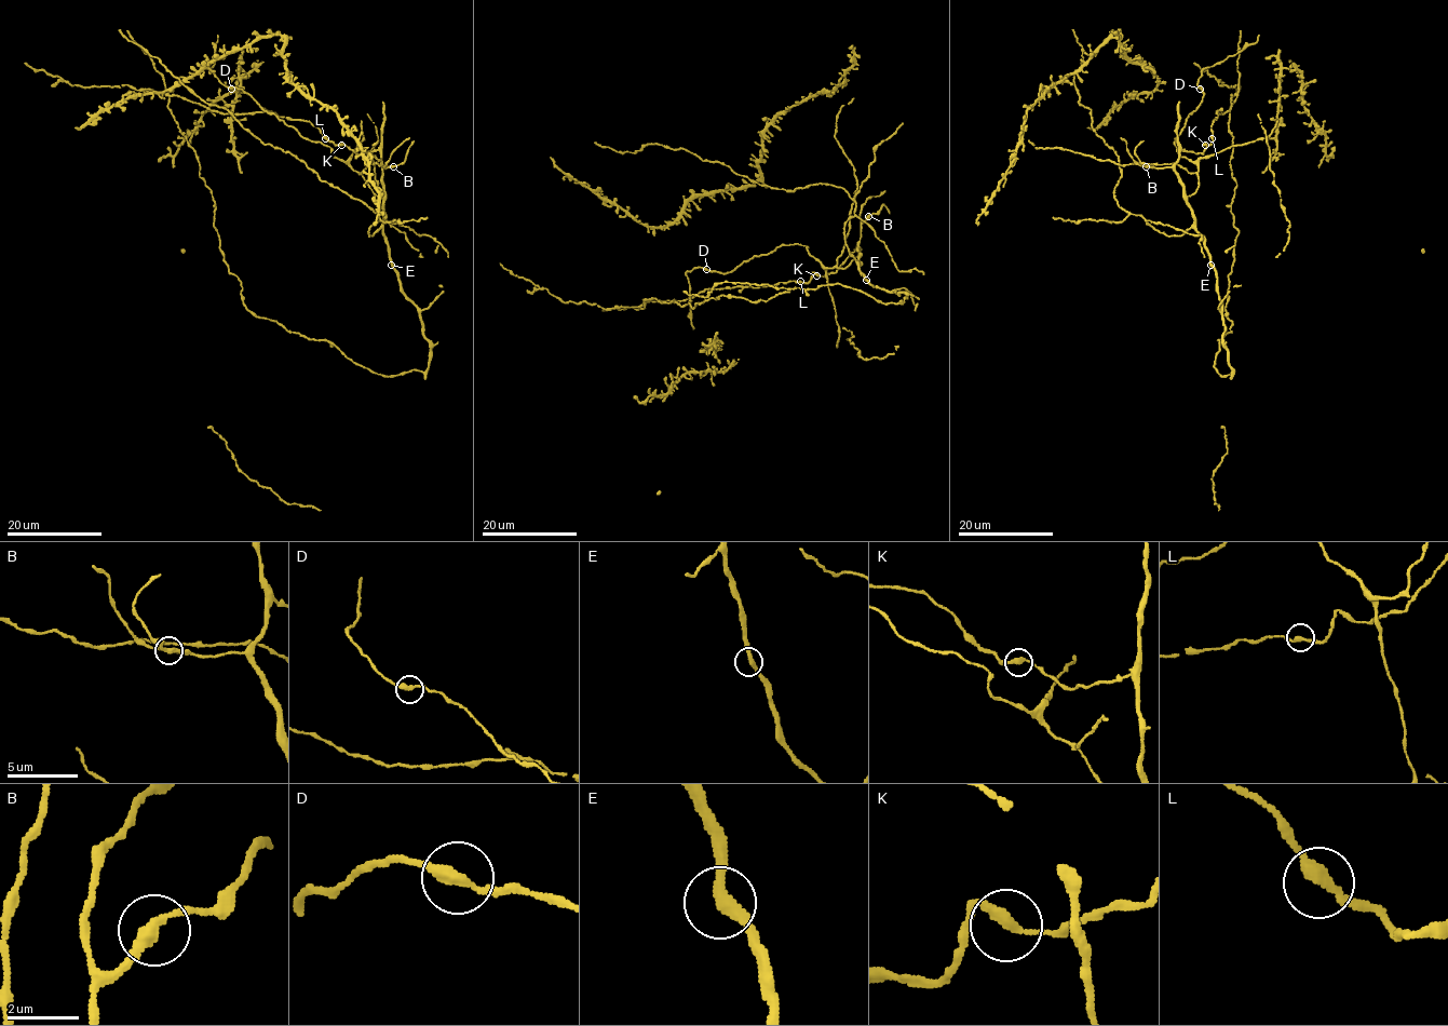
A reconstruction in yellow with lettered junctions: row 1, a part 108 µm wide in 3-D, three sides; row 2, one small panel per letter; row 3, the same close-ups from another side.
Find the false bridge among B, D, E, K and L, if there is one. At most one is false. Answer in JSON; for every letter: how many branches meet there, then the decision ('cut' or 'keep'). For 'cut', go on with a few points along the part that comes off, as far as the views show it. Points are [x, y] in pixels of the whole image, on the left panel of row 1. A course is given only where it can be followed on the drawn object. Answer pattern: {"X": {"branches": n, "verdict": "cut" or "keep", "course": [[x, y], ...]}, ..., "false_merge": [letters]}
{"B": {"branches": 2, "verdict": "keep"}, "D": {"branches": 2, "verdict": "keep"}, "E": {"branches": 2, "verdict": "keep"}, "K": {"branches": 2, "verdict": "keep"}, "L": {"branches": 2, "verdict": "keep"}, "false_merge": []}

